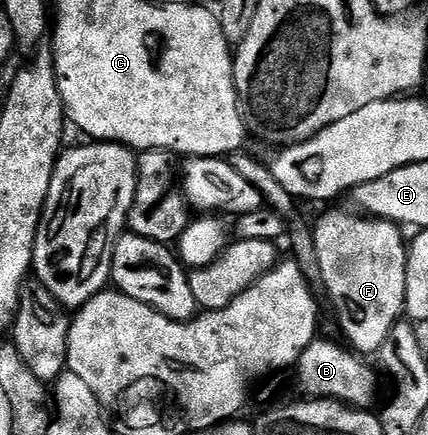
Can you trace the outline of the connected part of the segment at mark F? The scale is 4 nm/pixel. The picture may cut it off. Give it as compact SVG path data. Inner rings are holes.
M333 209L323 214L312 230L317 265L321 268L320 280L325 281L337 308L341 329L345 332L344 340L358 354L369 355L365 353L380 350L390 340L389 332L405 308L407 241L401 238L402 230L394 222L352 212Z

